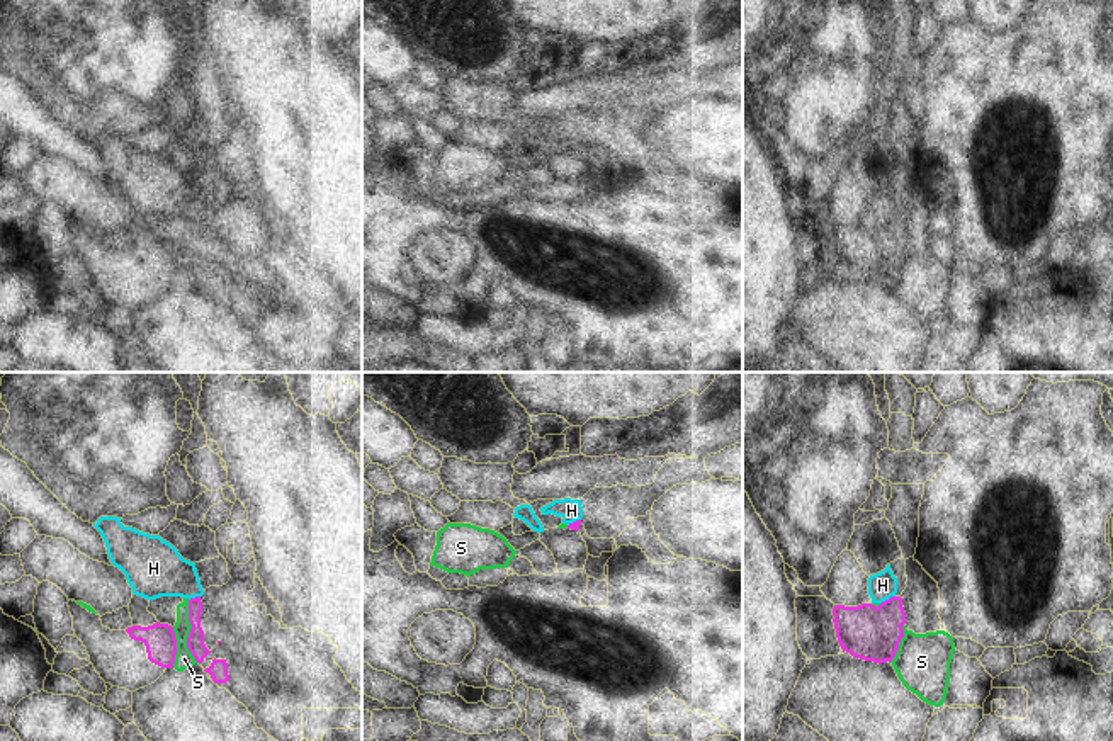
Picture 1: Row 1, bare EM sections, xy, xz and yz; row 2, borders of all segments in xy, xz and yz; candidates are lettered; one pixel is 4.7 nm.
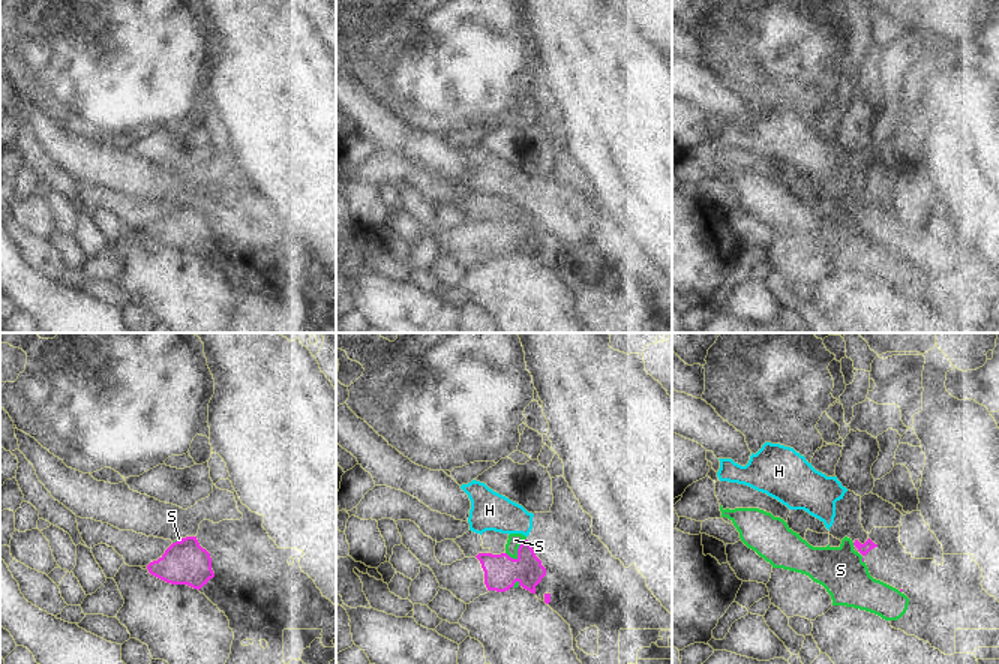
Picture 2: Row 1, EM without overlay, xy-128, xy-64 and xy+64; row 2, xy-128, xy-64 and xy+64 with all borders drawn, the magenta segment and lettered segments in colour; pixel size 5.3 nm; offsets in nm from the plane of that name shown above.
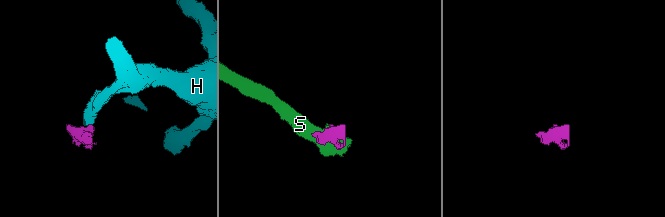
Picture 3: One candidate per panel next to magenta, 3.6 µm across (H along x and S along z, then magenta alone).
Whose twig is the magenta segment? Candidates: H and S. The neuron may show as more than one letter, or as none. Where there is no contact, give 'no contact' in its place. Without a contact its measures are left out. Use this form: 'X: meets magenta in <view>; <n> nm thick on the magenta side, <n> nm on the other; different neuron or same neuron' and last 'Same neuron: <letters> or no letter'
H: meets magenta in yz; 260 nm thick on the magenta side, 130 nm on the other; different neuron
S: meets magenta in xy; 80 nm thick on the magenta side, 90 nm on the other; different neuron
Same neuron: no letter

